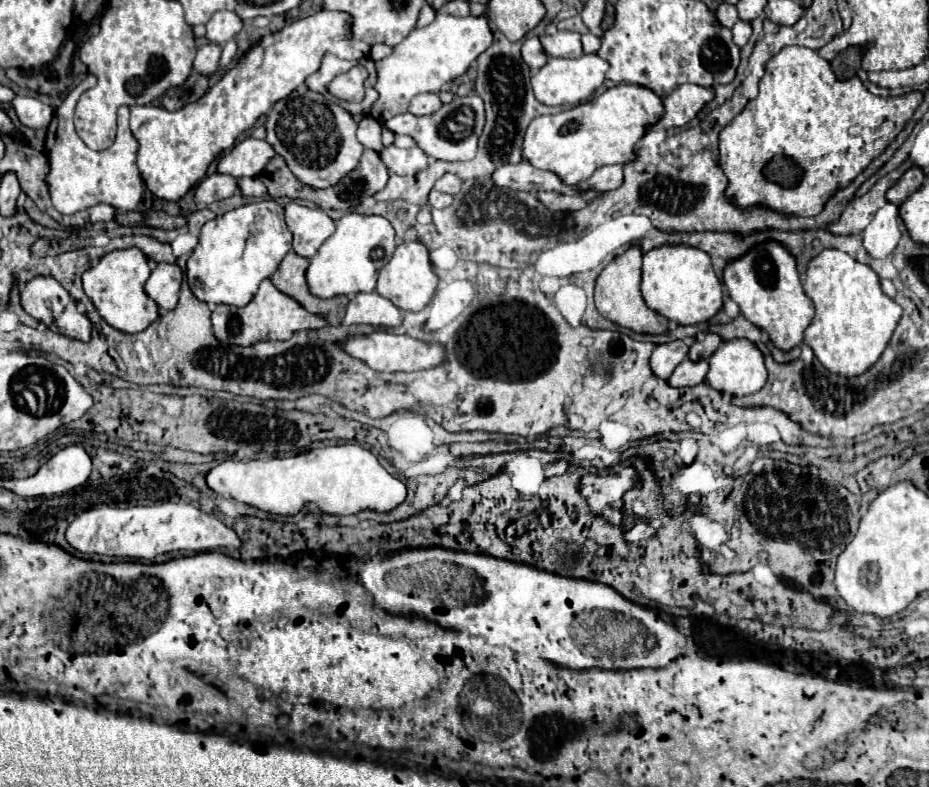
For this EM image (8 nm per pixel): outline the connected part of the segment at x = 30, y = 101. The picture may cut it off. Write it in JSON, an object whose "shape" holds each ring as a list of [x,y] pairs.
{"shape":[[[15,96],[13,100],[13,108],[17,112],[17,118],[23,126],[39,130],[39,128],[47,128],[51,118],[53,118],[53,110],[51,106],[39,102],[33,96]]]}

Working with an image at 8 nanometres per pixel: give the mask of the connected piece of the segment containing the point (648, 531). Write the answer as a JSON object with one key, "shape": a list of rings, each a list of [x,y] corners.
{"shape":[[[639,520],[629,532],[625,532],[625,540],[627,540],[627,542],[639,542],[639,540],[649,538],[649,536],[653,536],[653,534],[655,534],[655,528]]]}

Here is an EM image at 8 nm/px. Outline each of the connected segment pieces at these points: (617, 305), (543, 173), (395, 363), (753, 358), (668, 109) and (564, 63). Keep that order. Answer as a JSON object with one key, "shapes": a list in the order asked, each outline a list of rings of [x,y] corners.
{"shapes":[[[[633,246],[623,256],[617,256],[597,278],[595,286],[595,306],[605,320],[611,320],[623,328],[629,328],[639,334],[667,334],[669,320],[651,308],[647,308],[641,296],[641,248]]],[[[521,160],[517,164],[503,164],[501,168],[497,168],[491,174],[491,180],[495,182],[495,186],[505,186],[511,190],[555,190],[555,192],[563,192],[563,194],[581,194],[577,188],[573,186],[565,186],[559,176],[555,176],[553,172],[547,170],[537,170],[533,168],[529,162]]],[[[376,329],[369,336],[351,336],[343,342],[343,350],[353,358],[363,360],[369,368],[377,372],[415,372],[415,370],[429,370],[445,362],[445,348],[441,344],[427,344],[415,340],[411,336],[399,336],[386,329]]],[[[737,338],[737,340],[721,342],[721,346],[715,350],[715,354],[707,362],[709,362],[709,372],[705,376],[705,384],[709,384],[717,392],[731,394],[731,396],[747,396],[747,394],[761,390],[767,382],[763,354],[749,340]]],[[[683,84],[669,96],[665,96],[665,112],[661,120],[645,130],[653,128],[675,128],[685,126],[689,120],[697,116],[697,112],[713,98],[713,92],[709,88],[701,88],[697,84]]],[[[585,54],[581,58],[549,58],[547,64],[531,78],[533,94],[541,104],[547,106],[577,106],[593,96],[593,92],[603,84],[609,64],[597,54]]]]}

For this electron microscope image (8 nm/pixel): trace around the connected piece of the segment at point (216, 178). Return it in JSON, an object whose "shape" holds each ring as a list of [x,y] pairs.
{"shape":[[[211,174],[207,176],[195,190],[195,202],[199,208],[229,198],[237,192],[239,180],[235,176],[225,176],[225,174]]]}

